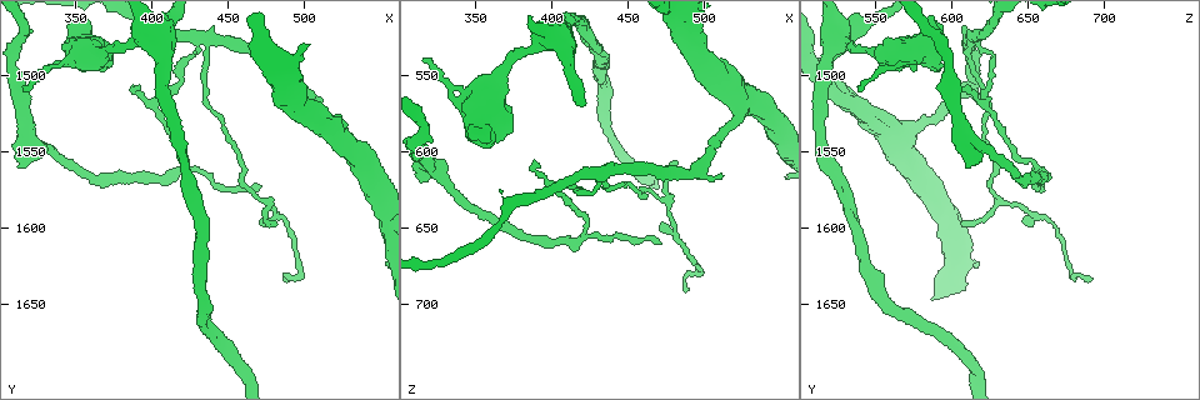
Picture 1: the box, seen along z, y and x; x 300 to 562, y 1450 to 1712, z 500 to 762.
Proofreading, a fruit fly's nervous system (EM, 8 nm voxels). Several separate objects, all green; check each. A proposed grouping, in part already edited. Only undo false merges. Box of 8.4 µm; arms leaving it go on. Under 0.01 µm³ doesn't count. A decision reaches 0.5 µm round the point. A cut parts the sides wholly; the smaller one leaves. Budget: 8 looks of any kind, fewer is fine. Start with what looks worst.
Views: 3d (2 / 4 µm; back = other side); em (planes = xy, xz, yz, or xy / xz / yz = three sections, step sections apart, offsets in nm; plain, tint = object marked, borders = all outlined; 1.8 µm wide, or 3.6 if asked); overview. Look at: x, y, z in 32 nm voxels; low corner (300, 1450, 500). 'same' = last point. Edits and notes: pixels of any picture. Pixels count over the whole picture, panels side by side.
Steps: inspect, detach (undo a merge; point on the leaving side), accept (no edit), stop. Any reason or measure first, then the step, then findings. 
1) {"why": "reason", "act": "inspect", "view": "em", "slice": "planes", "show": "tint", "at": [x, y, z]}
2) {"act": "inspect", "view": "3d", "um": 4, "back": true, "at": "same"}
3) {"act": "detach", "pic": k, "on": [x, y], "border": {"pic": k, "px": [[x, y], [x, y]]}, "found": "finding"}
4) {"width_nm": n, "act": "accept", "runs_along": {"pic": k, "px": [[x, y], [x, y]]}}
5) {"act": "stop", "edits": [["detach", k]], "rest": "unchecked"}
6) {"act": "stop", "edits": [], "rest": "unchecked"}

{"why": "thick turns thin", "act": "inspect", "view": "3d", "um": 4, "at": [348, 1488, 564]}

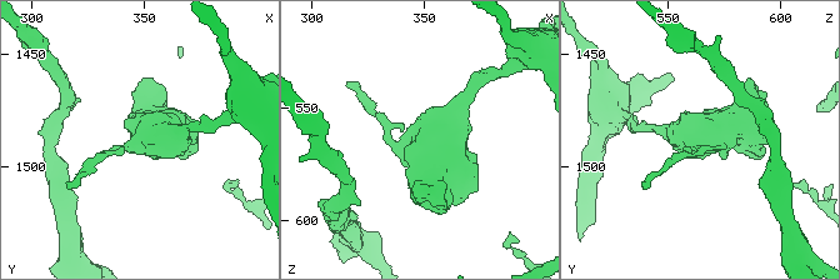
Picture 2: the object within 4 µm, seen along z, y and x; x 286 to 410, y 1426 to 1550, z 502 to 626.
{"act": "inspect", "view": "em", "um": 3.6, "slice": "xz", "step": 8, "show": "tint", "at": [348, 1489, 562]}

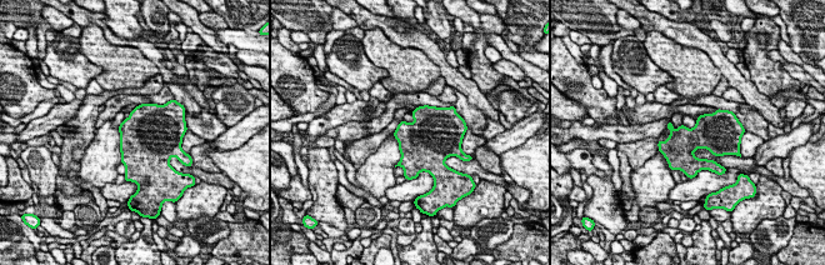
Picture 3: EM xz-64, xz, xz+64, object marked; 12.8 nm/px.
{"why": "another direction", "act": "inspect", "view": "em", "um": 3.6, "slice": "planes", "show": "tint", "at": "same"}

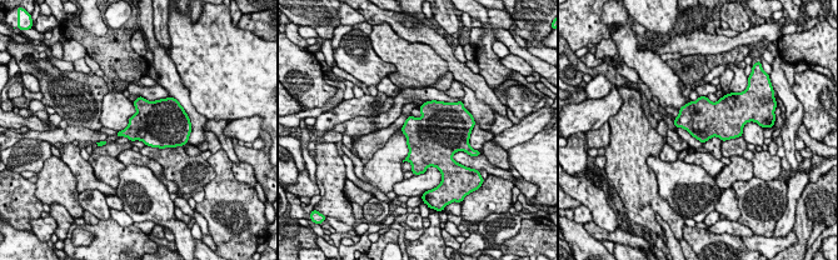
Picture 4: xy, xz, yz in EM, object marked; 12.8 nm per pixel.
{"act": "accept", "found": "one neuron here"}

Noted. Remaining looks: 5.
{"why": "calibre changes", "act": "inspect", "view": "em", "um": 3.6, "slice": "xy", "step": 16, "show": "tint", "at": [406, 1468, 528]}

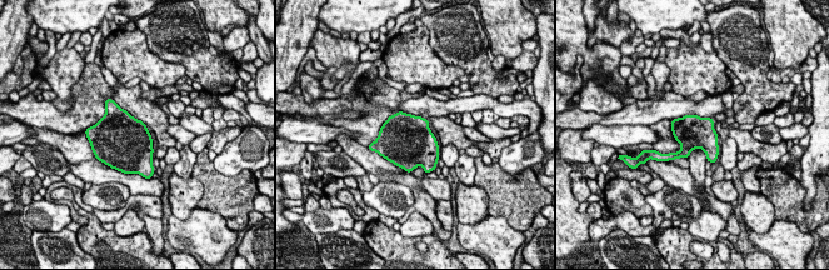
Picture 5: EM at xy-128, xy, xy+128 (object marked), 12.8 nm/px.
{"why": "cut it another way", "act": "inspect", "view": "em", "um": 3.6, "slice": "planes", "show": "tint", "at": "same"}

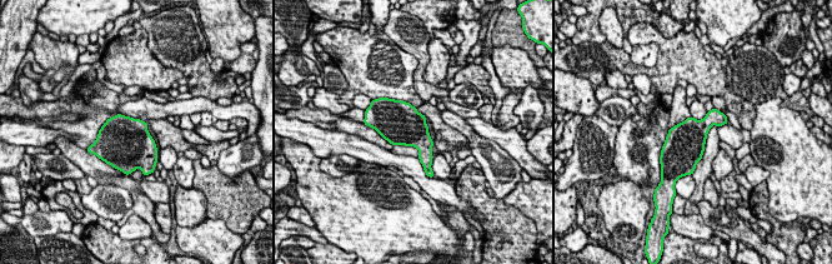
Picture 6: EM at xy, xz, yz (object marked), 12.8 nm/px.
{"act": "accept", "found": "continuous, no second neuron"}

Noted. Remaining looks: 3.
{"why": "thick turns thin", "act": "inspect", "view": "em", "um": 3.6, "slice": "planes", "show": "borders", "at": [330, 1546, 622]}

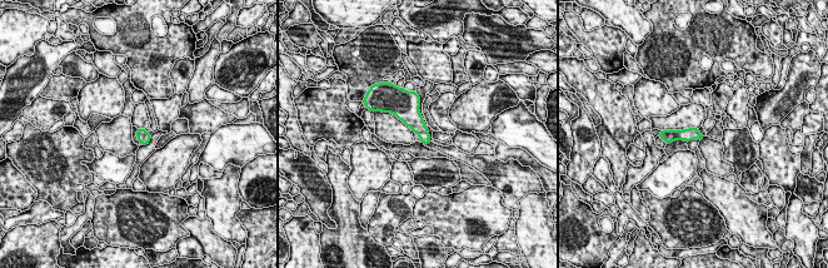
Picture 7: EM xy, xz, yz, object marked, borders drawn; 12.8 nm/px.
{"act": "accept", "runs_along": {"pic": 7, "px": [[663, 135], [698, 135]]}, "found": "one neuron here"}

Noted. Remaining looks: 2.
{"why": "thick turns thin", "act": "inspect", "view": "3d", "um": 4, "at": [528, 1540, 566]}

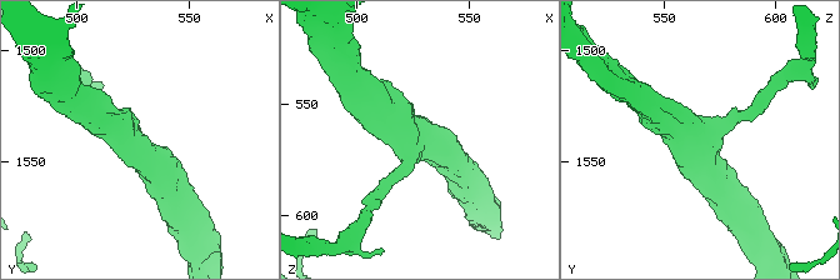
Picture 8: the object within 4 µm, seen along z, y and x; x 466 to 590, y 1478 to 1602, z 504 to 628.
{"arms": 3, "arm_widths_nm": [200, 460, 480], "act": "inspect", "view": "em", "slice": "planes", "show": "tint", "at": [526, 1542, 566]}

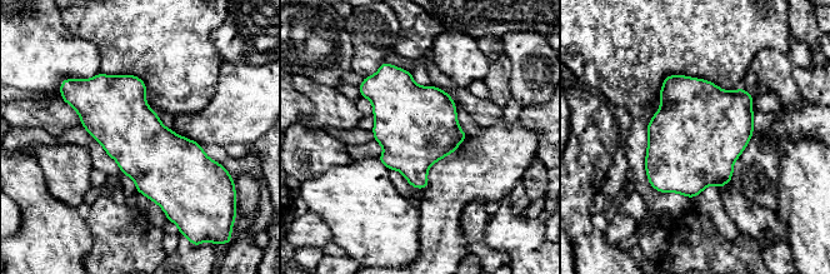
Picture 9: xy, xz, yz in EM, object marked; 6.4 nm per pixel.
{"act": "accept", "found": "continuous, no second neuron"}

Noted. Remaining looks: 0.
{"act": "stop", "edits": [], "rest": "unchecked"}

